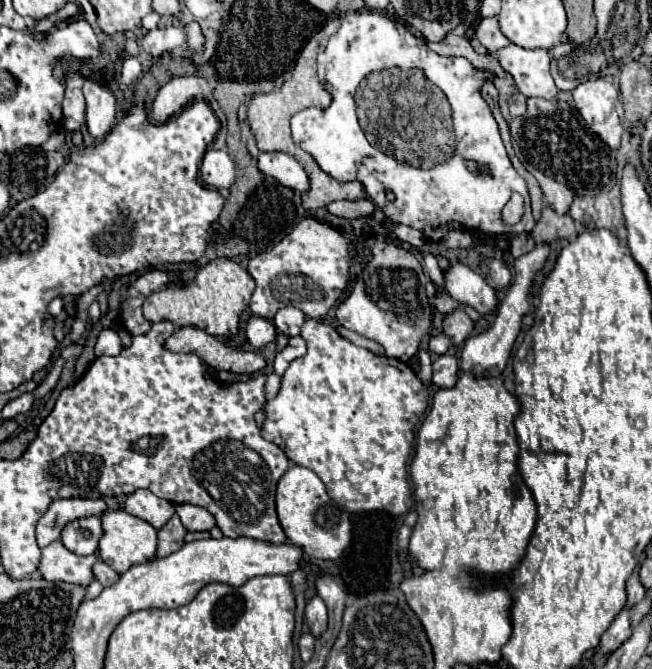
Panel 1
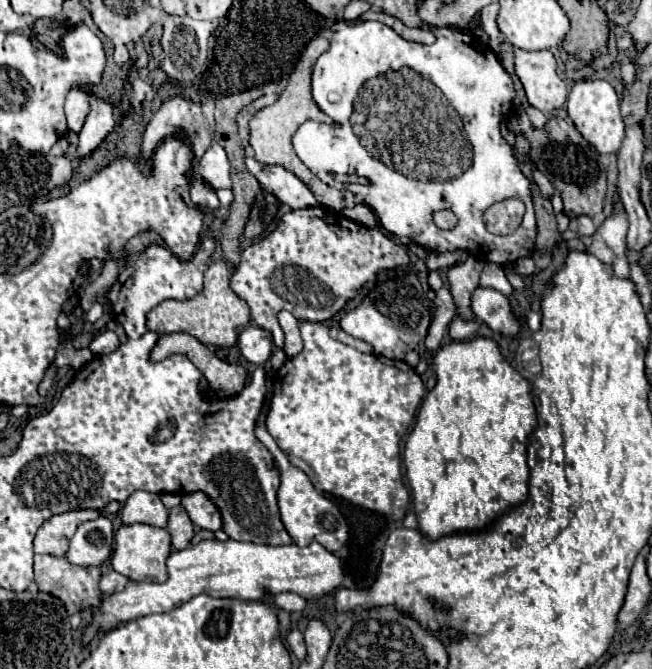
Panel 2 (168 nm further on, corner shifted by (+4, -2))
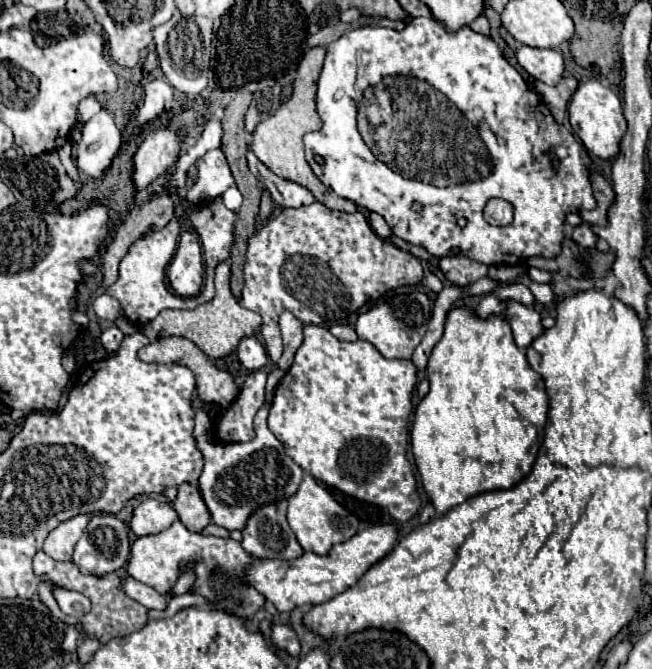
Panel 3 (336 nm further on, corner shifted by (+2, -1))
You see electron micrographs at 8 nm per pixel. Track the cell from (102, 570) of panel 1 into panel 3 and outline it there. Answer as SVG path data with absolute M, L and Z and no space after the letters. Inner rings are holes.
M127 576L127 578L121 580L121 590L129 598L137 600L139 604L143 604L145 608L155 608L155 610L165 610L167 608L167 598L163 594L159 594L151 586L147 586L147 584L131 578L131 576Z

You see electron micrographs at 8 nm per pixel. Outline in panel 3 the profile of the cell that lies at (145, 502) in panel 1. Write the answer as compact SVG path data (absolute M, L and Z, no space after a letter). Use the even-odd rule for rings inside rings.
M147 498L133 510L129 526L135 532L135 536L145 536L169 528L175 520L177 512L169 502L161 498Z

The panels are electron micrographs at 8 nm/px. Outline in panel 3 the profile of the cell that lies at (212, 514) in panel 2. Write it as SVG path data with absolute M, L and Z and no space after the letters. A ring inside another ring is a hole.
M261 406L255 414L255 438L245 444L215 444L211 440L209 418L205 410L197 410L195 414L195 438L197 446L203 452L205 468L199 478L199 492L207 510L211 514L211 522L223 526L227 530L241 530L245 526L245 518L261 504L289 498L295 494L301 484L303 470L297 466L283 450L281 442L267 428L269 406Z

